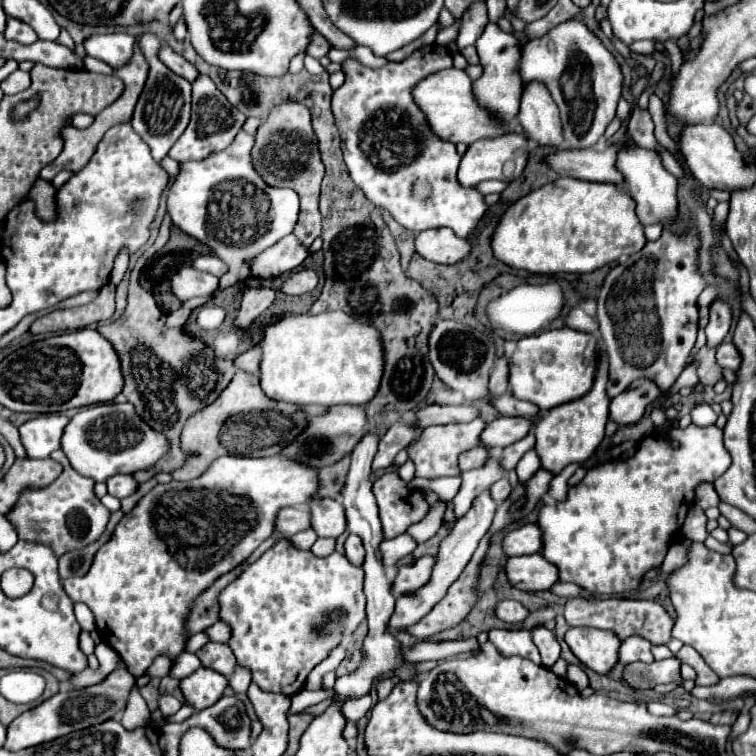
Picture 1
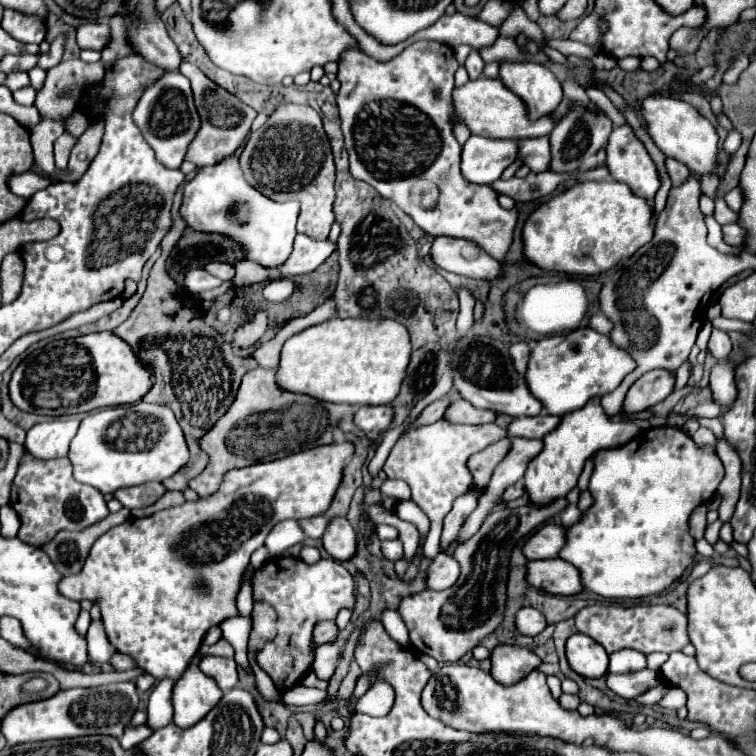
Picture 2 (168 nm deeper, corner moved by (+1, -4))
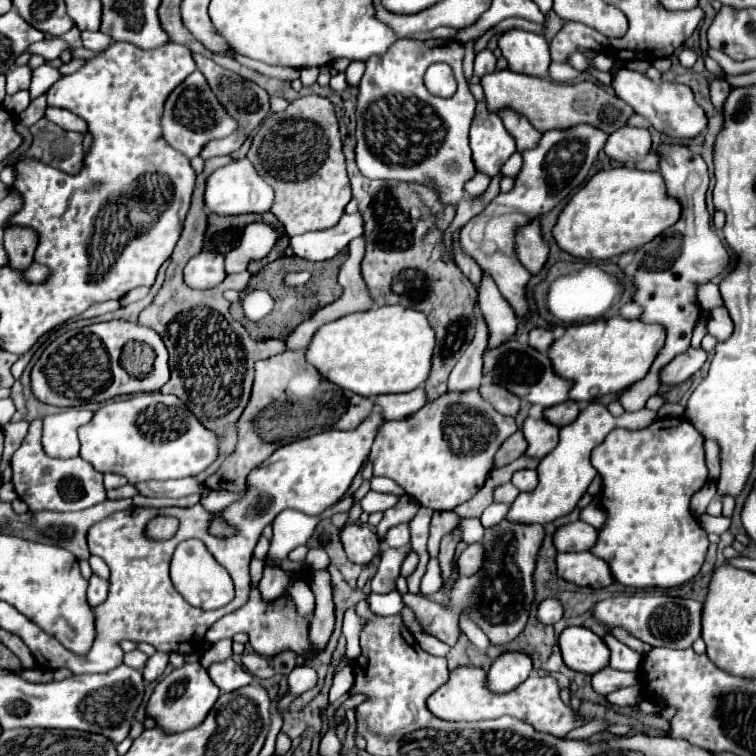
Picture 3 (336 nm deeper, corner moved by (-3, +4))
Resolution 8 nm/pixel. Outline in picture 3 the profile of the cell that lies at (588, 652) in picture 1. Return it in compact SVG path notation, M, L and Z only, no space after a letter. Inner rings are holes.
M568 626L558 636L562 660L570 670L594 674L608 666L610 650L592 630L582 626Z

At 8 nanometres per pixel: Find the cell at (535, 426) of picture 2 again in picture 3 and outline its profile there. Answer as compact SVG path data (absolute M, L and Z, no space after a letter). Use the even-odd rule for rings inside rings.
M566 400L562 404L556 404L556 406L550 406L544 410L546 420L560 428L574 422L574 418L578 418L578 414L580 414L580 404L574 400Z

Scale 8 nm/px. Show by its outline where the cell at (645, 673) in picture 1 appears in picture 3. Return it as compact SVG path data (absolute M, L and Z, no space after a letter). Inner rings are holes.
M604 668L604 670L598 670L596 674L592 674L592 688L594 688L594 692L598 692L602 696L608 696L614 690L634 686L634 684L638 684L636 672L622 672L622 670L614 670L614 668Z

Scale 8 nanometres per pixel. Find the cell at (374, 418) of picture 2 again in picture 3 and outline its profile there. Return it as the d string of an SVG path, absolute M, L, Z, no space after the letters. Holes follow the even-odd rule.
M416 388L406 394L384 394L378 396L374 402L382 408L384 420L400 420L418 412L428 402L428 398L424 388Z

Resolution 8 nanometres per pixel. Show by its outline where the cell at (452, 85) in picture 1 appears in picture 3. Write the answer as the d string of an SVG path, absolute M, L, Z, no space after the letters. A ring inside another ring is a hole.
M496 70L492 74L486 74L480 84L486 94L488 110L500 110L510 106L512 110L524 114L532 122L532 126L540 132L566 130L570 126L590 124L590 126L598 126L606 134L612 134L614 130L622 128L628 122L628 118L634 114L634 110L630 110L630 106L622 102L612 90L608 92L608 88L598 86L592 80L560 84L548 78L534 78L526 74L522 76L512 70Z

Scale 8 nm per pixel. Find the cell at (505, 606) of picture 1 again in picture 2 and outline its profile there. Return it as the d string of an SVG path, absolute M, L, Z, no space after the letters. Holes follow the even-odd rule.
M524 606L522 610L518 610L518 614L514 616L514 624L516 624L516 630L520 630L520 634L526 634L526 636L536 636L546 628L544 616L530 606Z

